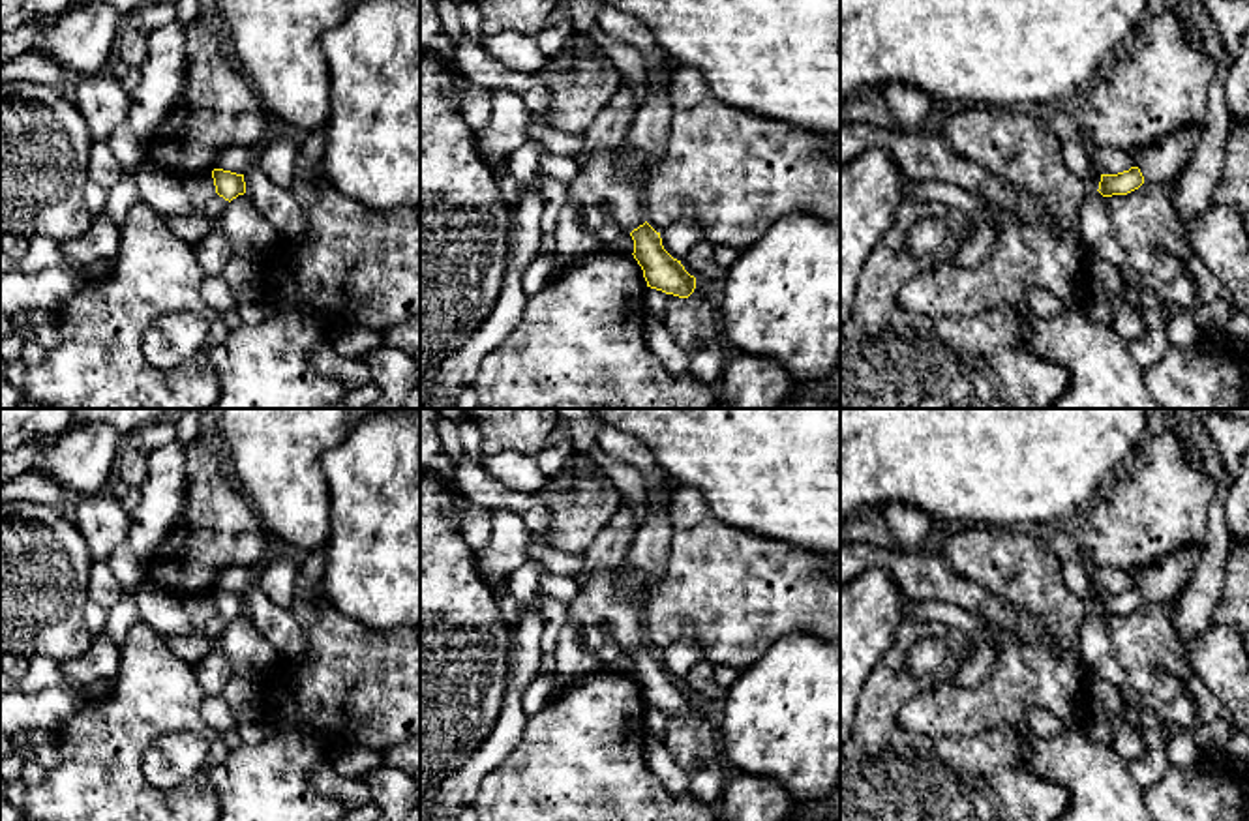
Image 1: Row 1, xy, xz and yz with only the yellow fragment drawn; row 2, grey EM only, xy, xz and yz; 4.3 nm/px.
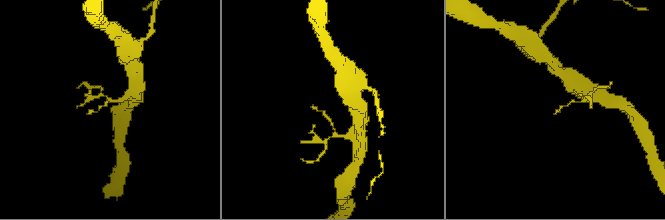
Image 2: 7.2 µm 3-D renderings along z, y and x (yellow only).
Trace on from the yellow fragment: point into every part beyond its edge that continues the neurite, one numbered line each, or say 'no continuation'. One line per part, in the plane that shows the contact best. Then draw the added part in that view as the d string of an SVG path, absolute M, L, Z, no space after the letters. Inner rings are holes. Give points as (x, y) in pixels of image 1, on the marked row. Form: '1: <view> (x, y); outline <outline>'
no continuation

